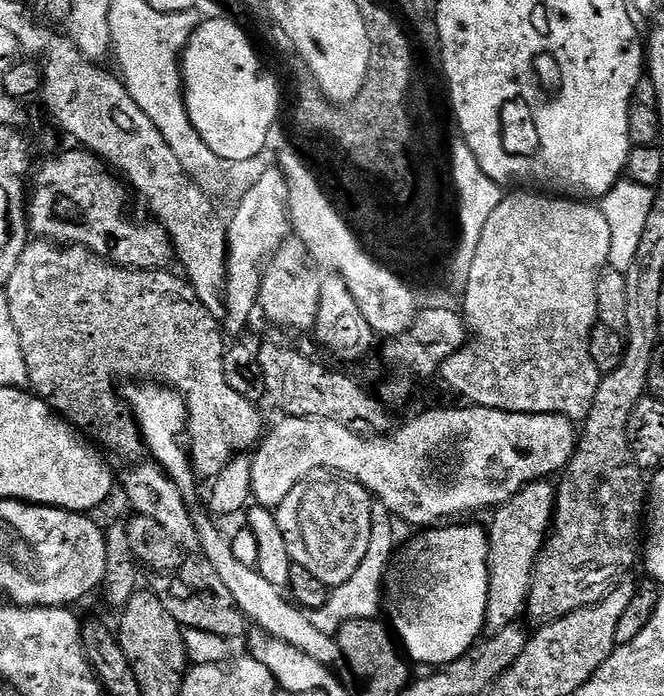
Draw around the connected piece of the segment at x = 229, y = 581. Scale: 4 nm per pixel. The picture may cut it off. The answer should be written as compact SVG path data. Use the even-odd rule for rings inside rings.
M203 515L195 517L200 539L199 551L202 553L203 559L208 560L210 566L214 566L214 570L218 570L218 578L222 578L226 590L230 590L230 594L234 594L234 602L238 602L238 606L249 621L268 635L277 636L278 639L285 640L290 646L310 654L310 658L327 666L335 665L335 660L341 659L337 641L331 636L322 634L322 630L318 630L318 626L314 626L311 615L297 607L281 588L273 586L271 582L266 582L266 578L262 578L260 571L250 566L242 566L238 562L238 558L234 558L231 539L227 535L224 537L216 529L217 521L211 515Z

